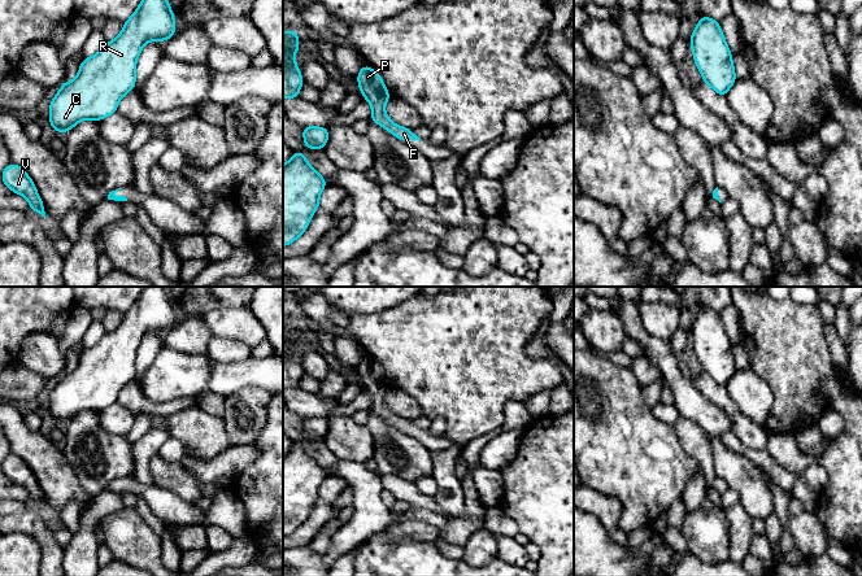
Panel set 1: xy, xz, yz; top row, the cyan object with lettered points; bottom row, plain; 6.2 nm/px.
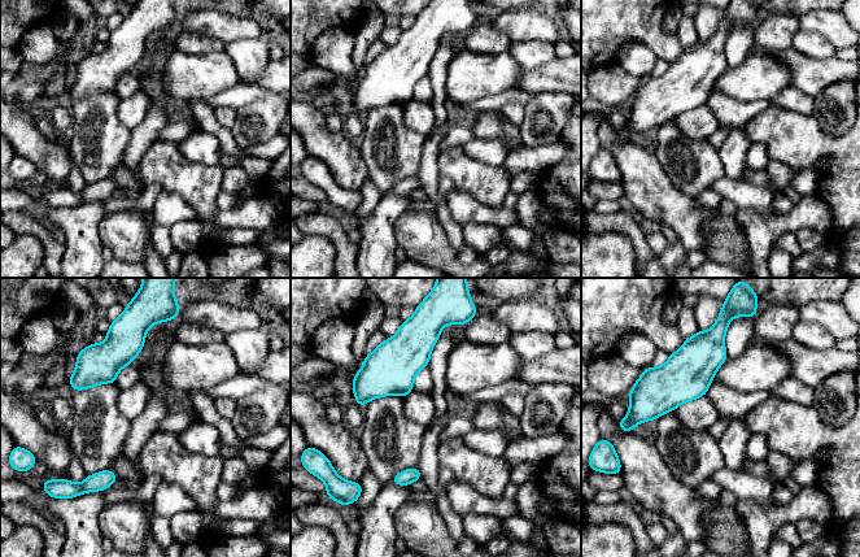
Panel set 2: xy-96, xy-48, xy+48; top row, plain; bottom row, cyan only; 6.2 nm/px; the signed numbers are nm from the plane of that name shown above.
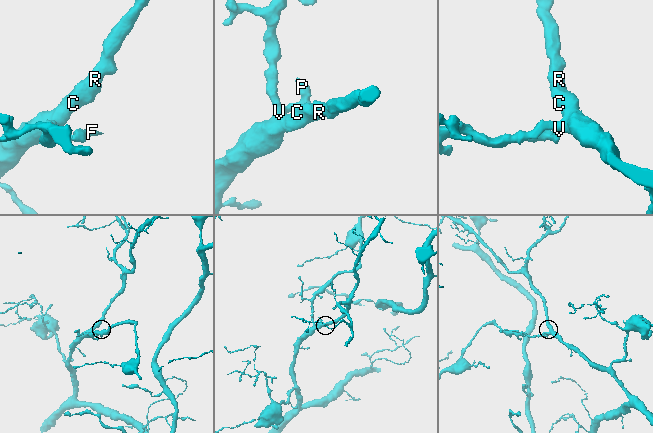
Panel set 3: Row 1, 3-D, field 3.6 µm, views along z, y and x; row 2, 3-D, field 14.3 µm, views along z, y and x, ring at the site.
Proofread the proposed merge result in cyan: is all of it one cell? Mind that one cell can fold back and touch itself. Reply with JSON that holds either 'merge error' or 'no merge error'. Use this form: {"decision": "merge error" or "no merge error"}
{"decision": "no merge error"}

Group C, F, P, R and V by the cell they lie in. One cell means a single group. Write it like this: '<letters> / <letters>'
C F P R V

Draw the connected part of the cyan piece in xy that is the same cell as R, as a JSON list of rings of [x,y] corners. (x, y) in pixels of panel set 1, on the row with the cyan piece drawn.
[[[143,0],[134,14],[125,22],[121,34],[92,57],[79,65],[79,73],[71,82],[61,84],[61,90],[49,105],[49,122],[53,131],[70,131],[84,119],[103,121],[117,112],[123,95],[135,88],[135,67],[142,48],[151,40],[166,42],[175,30],[174,13],[166,0]]]

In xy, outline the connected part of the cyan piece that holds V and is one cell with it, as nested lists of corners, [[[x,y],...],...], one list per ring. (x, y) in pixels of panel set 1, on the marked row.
[[[10,162],[1,174],[3,183],[13,192],[22,195],[30,202],[30,210],[39,213],[45,219],[42,198],[38,195],[34,182],[18,165]]]

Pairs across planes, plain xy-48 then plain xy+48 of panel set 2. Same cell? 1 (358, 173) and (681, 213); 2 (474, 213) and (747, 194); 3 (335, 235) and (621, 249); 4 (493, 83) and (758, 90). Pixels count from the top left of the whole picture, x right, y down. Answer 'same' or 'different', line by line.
1: same
2: same
3: different
4: same

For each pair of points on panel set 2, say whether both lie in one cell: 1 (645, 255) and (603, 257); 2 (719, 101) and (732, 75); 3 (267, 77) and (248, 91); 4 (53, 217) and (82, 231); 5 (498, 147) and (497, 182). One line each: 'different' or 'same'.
1: different
2: different
3: different
4: same
5: different

